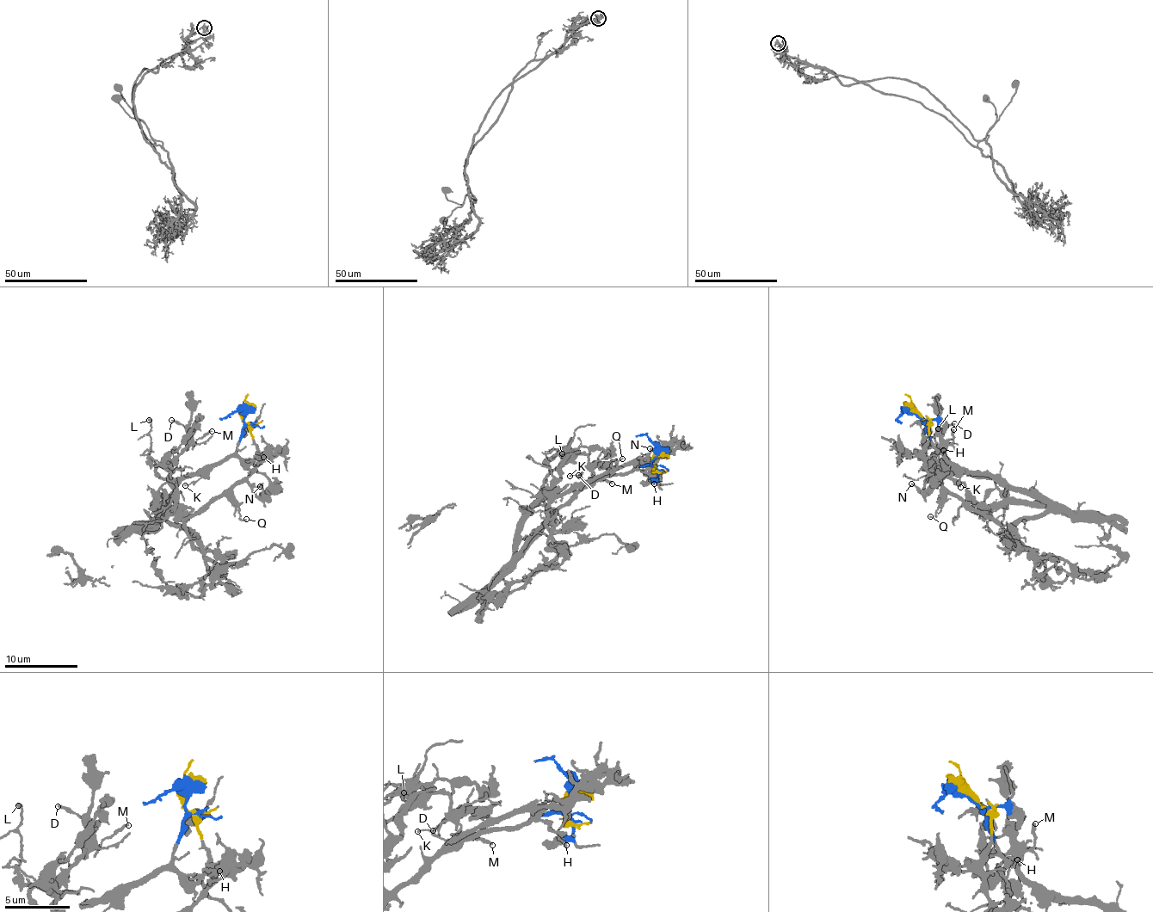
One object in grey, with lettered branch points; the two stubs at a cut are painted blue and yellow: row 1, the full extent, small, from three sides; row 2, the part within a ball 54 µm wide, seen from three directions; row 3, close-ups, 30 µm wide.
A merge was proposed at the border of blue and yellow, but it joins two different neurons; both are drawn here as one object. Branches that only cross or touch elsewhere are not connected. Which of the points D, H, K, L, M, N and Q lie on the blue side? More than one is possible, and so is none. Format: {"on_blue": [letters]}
{"on_blue": ["D", "H", "K", "L", "M"]}

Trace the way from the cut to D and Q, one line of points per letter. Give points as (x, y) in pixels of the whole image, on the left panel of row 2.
D: (246, 412), (232, 454), (175, 482), (155, 472), (158, 466), (171, 466), (188, 443), (188, 433), (171, 420)
Q: (246, 412), (243, 417), (256, 446), (258, 465), (231, 489), (231, 502), (239, 508), (240, 517), (246, 519)

